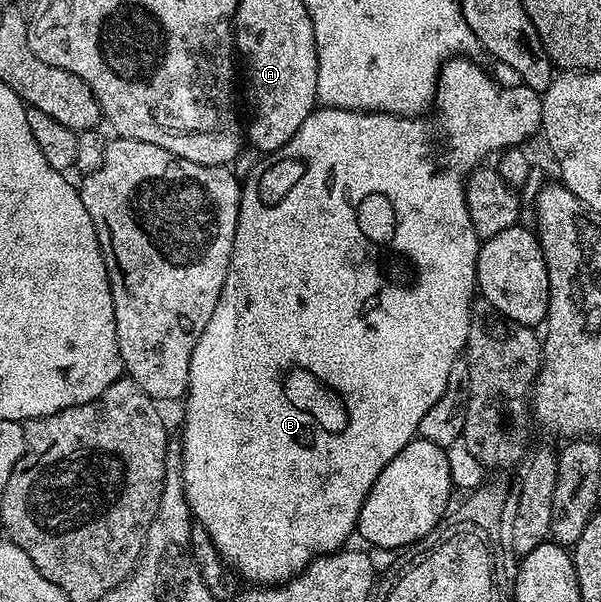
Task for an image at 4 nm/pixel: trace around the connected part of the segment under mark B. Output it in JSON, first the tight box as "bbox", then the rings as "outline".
{"bbox":[182,58,542,586],"outline":[[[455,58],[446,61],[442,72],[438,76],[438,91],[436,103],[433,105],[434,116],[427,115],[425,118],[411,118],[408,116],[392,116],[388,112],[353,112],[347,108],[328,108],[325,106],[315,107],[308,118],[296,130],[296,134],[287,144],[280,146],[280,150],[263,155],[250,168],[246,180],[241,181],[242,197],[238,207],[238,221],[236,222],[236,238],[232,242],[232,258],[228,266],[228,278],[224,278],[224,286],[220,290],[220,298],[216,302],[216,310],[212,310],[212,318],[208,318],[208,326],[204,326],[204,334],[196,342],[196,350],[192,350],[192,362],[190,363],[190,385],[186,388],[184,405],[186,404],[186,425],[182,428],[182,481],[184,482],[184,494],[188,498],[190,515],[197,523],[204,526],[206,533],[212,538],[216,550],[223,560],[234,569],[235,573],[243,581],[254,586],[277,586],[285,584],[305,572],[308,565],[315,559],[327,556],[339,551],[345,545],[345,540],[355,535],[358,526],[358,515],[376,482],[380,478],[380,470],[404,450],[411,440],[418,436],[420,418],[444,394],[444,386],[448,386],[448,370],[463,355],[468,330],[472,305],[476,299],[476,262],[478,261],[478,246],[480,238],[472,226],[472,218],[468,214],[466,205],[466,177],[483,163],[482,160],[489,152],[501,153],[507,148],[525,145],[529,136],[538,136],[542,127],[542,97],[531,88],[517,86],[518,88],[501,88],[498,84],[490,81],[490,76],[480,68],[473,59]]]}

